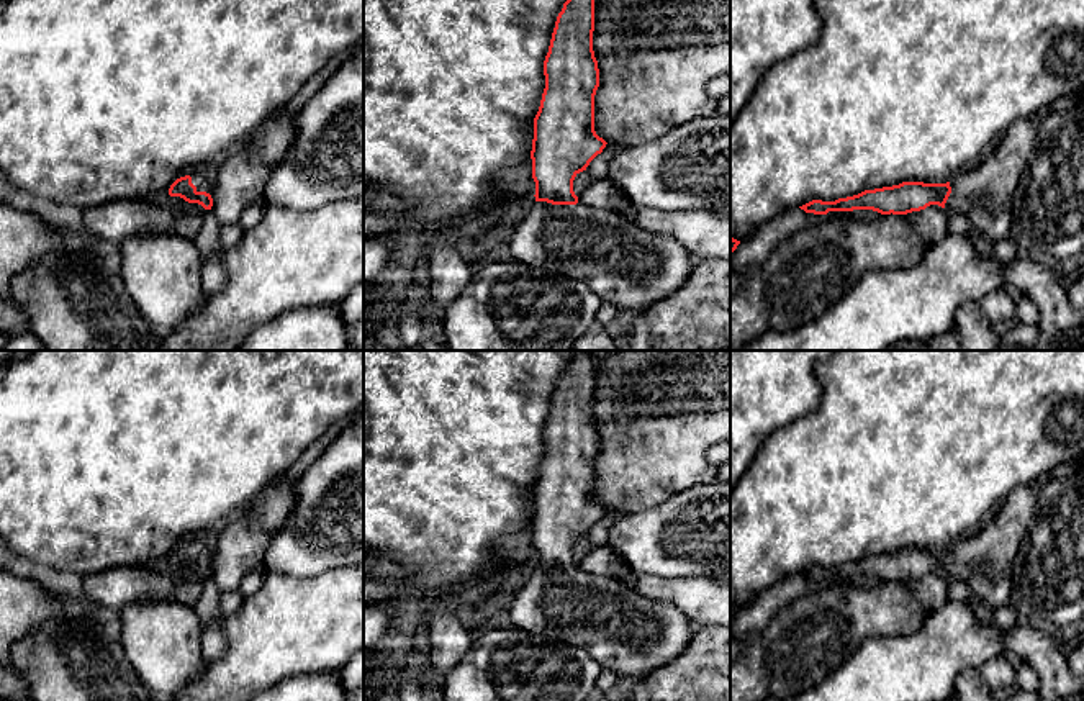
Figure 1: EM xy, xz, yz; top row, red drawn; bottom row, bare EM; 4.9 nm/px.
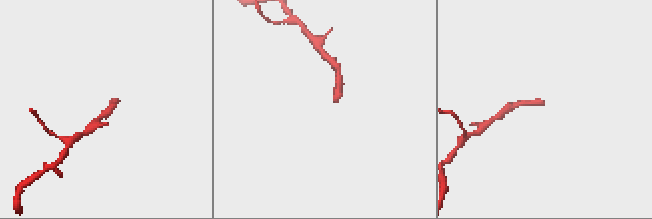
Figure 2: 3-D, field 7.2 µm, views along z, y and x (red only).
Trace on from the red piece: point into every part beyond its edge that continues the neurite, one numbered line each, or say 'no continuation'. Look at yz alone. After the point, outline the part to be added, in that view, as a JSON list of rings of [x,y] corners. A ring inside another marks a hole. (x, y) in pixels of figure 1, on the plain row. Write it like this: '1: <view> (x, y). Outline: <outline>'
1: yz (986, 562). Outline: [[[1064,462],[1040,482],[1017,486],[974,536],[950,547],[951,560],[945,577],[969,586],[966,604],[981,624],[997,627],[991,614],[1012,601],[1019,547],[1043,485],[1055,477],[1074,475],[1081,464]]]

